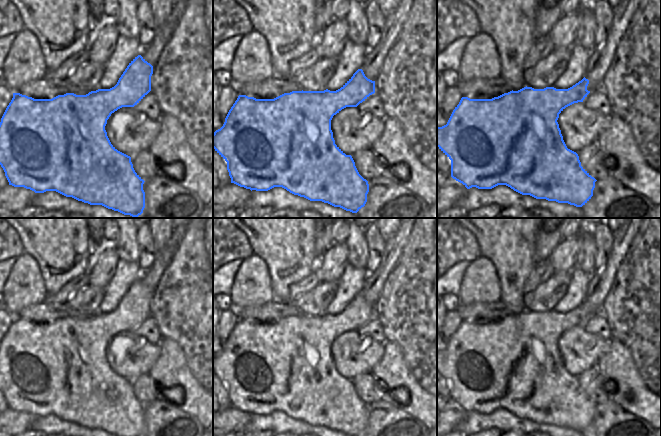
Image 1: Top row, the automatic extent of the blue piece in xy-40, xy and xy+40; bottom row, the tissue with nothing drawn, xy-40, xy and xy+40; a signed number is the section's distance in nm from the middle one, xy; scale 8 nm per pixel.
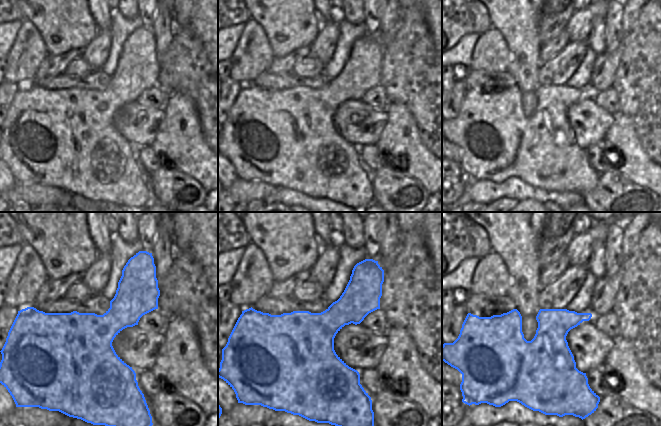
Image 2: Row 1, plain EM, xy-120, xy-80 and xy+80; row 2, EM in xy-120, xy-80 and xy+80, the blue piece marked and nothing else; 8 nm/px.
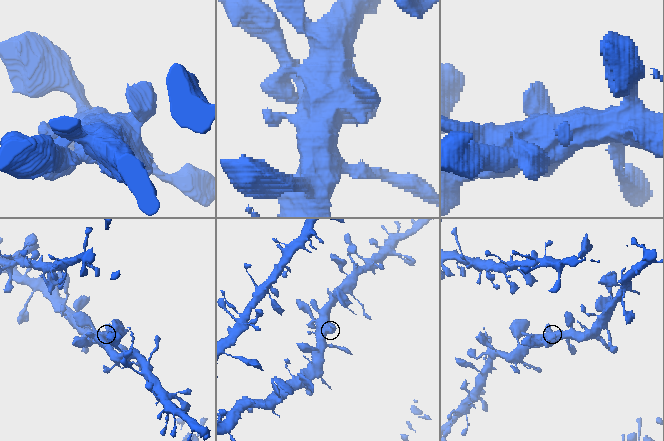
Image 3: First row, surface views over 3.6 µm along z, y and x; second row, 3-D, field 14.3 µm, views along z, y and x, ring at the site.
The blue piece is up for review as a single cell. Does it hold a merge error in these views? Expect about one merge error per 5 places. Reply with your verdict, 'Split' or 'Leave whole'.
Leave whole.

